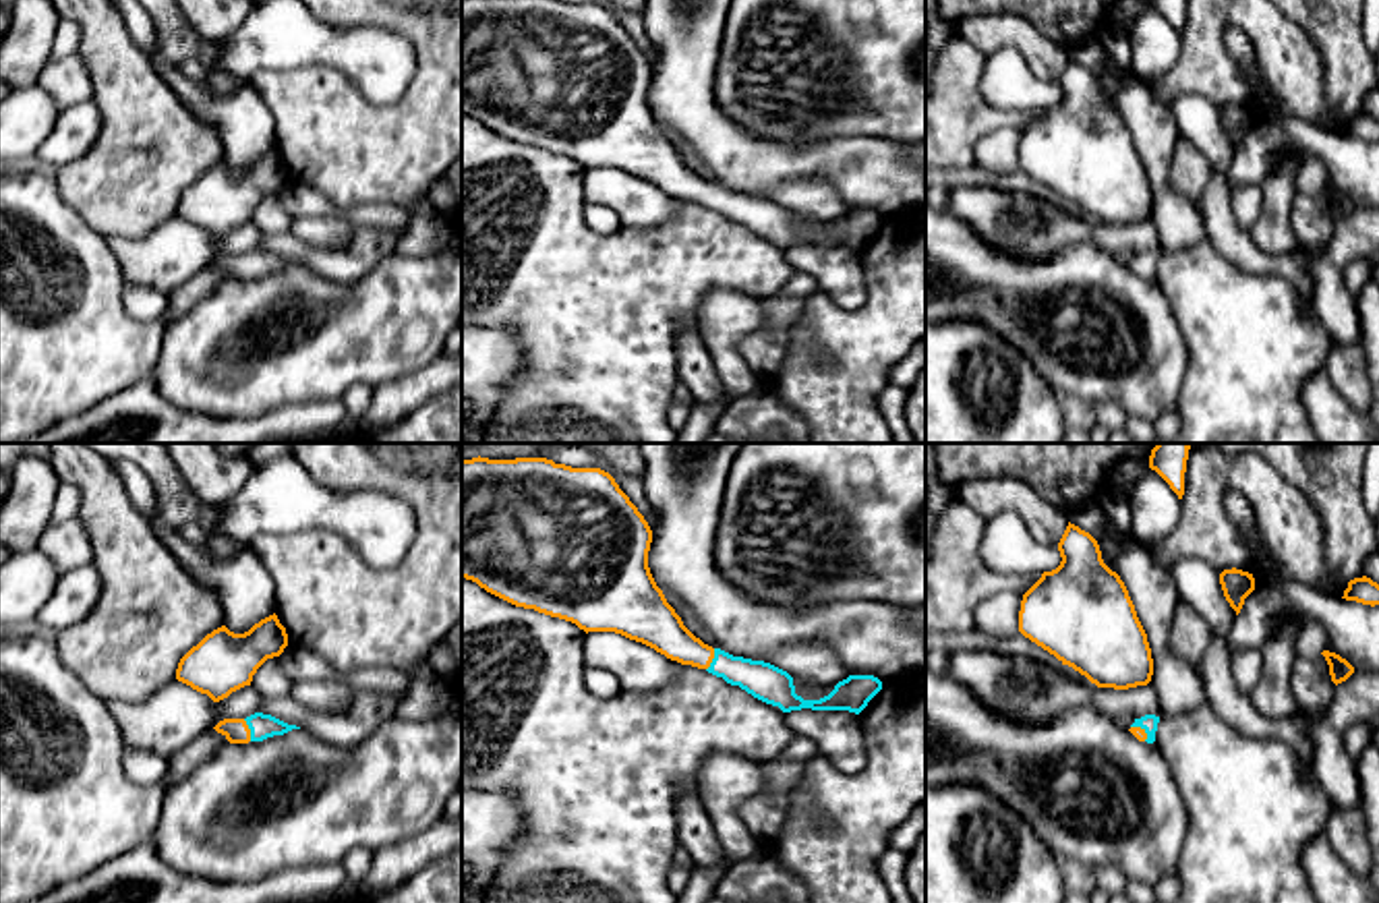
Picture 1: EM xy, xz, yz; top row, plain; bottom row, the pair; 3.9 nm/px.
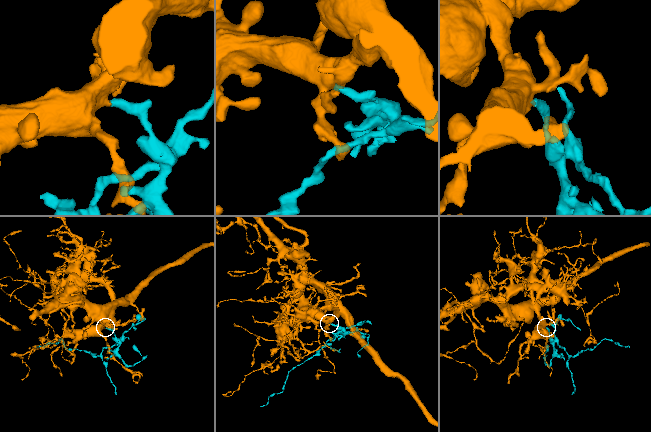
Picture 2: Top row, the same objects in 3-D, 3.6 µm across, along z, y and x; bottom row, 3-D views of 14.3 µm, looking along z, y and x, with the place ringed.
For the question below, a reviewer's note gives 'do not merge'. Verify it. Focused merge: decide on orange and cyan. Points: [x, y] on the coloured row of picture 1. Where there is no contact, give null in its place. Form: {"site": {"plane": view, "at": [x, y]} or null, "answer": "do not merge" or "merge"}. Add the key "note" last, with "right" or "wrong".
{"site": {"plane": "xy", "at": [249, 730]}, "answer": "merge", "note": "wrong"}

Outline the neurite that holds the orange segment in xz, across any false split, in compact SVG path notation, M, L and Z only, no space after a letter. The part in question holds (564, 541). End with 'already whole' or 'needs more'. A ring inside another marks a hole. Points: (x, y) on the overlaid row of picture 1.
M547 458L462 460L462 578L524 609L588 632L615 632L681 665L706 669L783 712L859 715L882 690L874 675L849 675L820 700L795 694L793 677L764 661L733 657L696 638L656 586L648 551L652 530L615 478L600 468L571 468Z | needs more

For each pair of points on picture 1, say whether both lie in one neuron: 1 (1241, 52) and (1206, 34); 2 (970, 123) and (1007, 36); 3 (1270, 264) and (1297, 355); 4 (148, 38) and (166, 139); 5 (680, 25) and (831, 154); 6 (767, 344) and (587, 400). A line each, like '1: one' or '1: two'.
1: two
2: one
3: two
4: two
5: one
6: two

